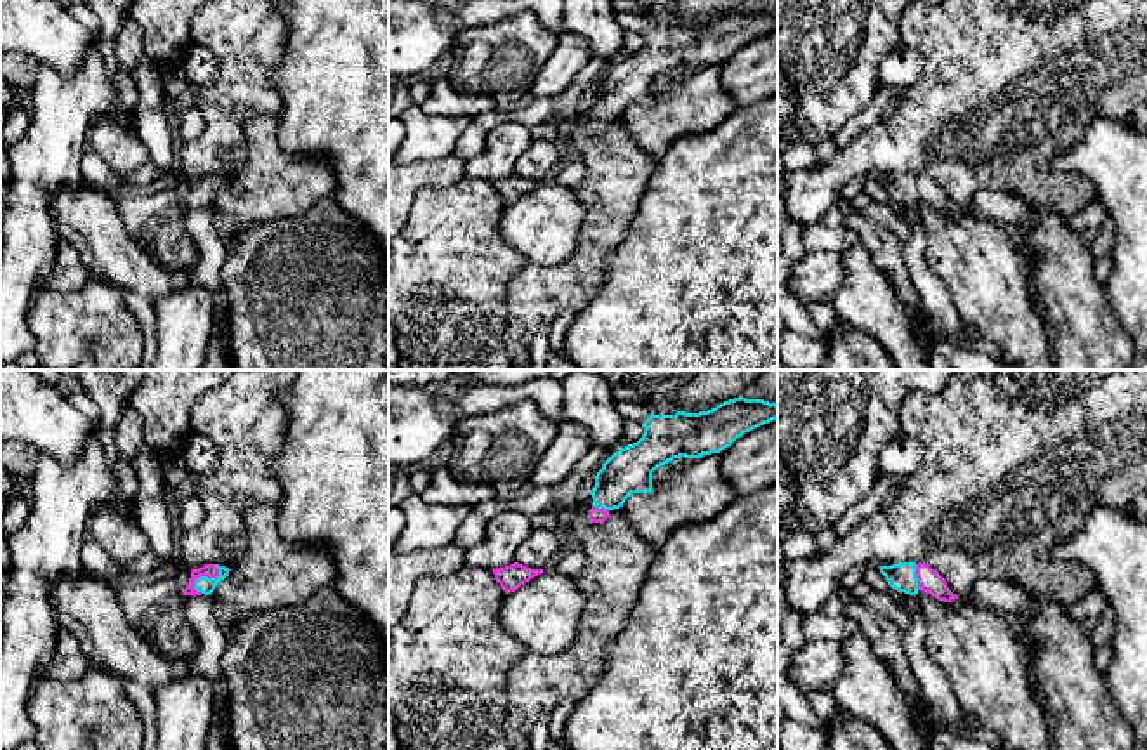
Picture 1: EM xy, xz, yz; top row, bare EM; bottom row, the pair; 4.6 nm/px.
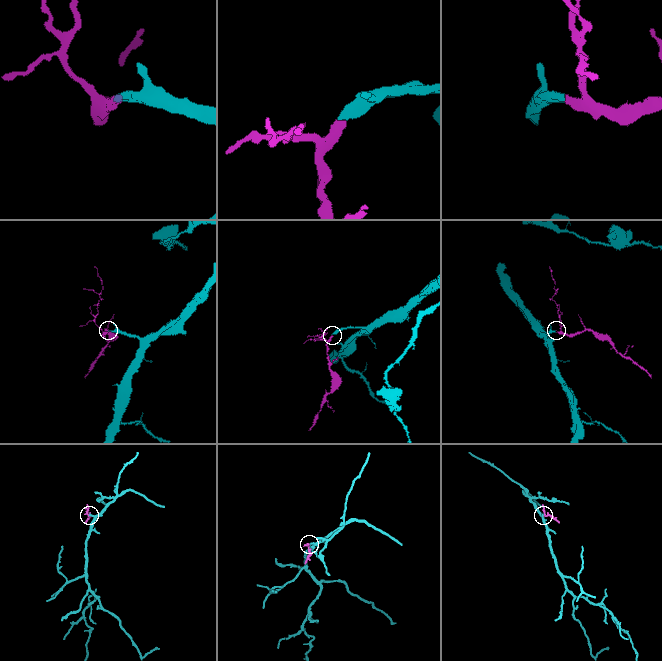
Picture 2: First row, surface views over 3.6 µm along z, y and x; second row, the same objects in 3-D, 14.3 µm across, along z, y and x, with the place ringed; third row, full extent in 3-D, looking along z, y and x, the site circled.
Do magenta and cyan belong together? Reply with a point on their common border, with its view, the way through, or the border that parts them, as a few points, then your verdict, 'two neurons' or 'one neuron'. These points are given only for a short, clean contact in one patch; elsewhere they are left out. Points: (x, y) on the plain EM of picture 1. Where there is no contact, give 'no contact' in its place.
meets magenta in xy at (205, 186); runs through xy (209, 181), (205, 186), (203, 195); one neuron

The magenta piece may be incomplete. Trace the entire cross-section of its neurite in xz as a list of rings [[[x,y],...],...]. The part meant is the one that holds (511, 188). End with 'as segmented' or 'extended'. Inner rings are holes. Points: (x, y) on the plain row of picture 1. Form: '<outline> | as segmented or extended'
[[[519,174],[493,181],[495,191],[501,196],[505,205],[517,201],[521,196],[541,184],[543,181],[531,181]]] | as segmented

